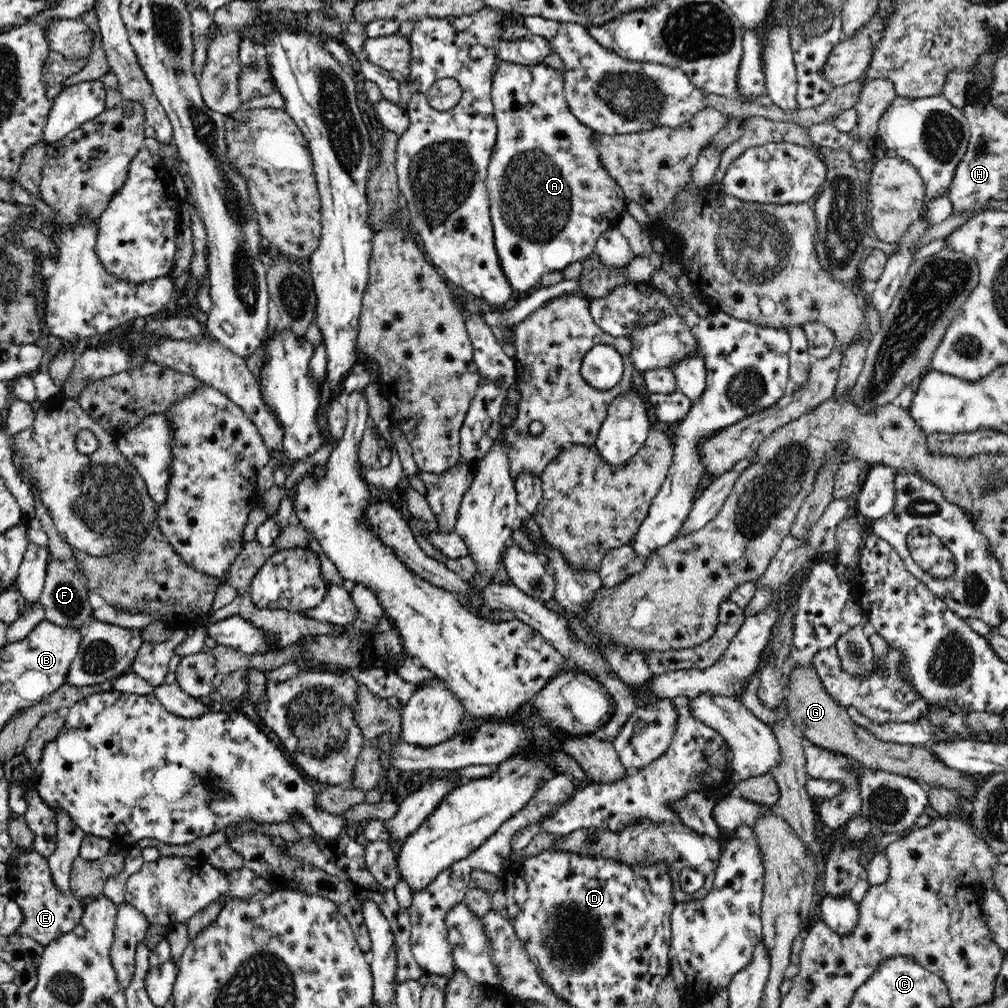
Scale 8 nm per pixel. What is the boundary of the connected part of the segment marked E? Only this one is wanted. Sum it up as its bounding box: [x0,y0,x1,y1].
[5,850,86,946]

